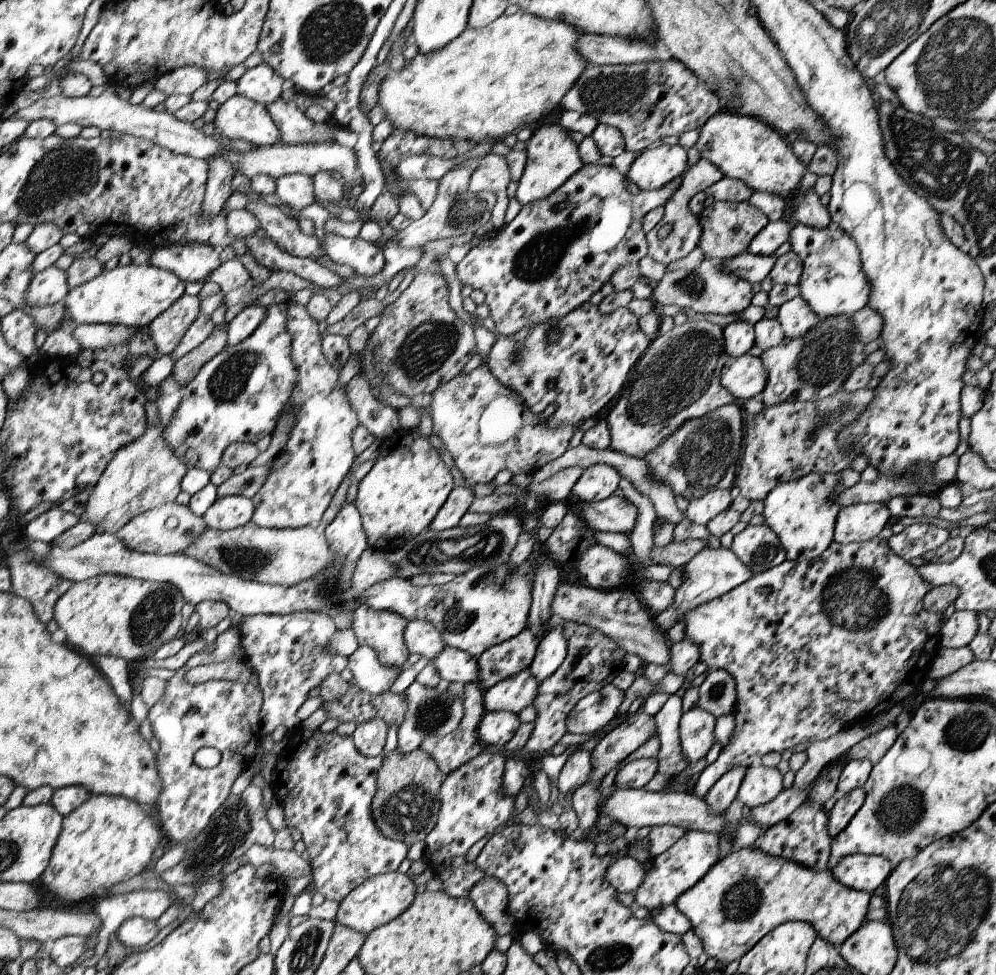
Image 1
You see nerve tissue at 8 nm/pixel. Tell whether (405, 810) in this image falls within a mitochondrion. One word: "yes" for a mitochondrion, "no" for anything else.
yes

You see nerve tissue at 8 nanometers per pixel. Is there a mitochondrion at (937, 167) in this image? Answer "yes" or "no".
yes

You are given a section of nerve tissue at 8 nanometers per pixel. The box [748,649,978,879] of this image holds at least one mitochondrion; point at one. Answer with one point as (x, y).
(903, 809)

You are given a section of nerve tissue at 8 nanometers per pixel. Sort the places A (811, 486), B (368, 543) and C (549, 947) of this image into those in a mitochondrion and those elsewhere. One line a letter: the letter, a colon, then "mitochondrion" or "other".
A: other
B: other
C: other

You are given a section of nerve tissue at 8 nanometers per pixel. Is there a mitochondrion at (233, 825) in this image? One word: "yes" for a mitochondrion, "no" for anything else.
yes

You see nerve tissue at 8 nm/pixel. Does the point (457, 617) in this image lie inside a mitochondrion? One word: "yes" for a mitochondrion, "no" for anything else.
yes

